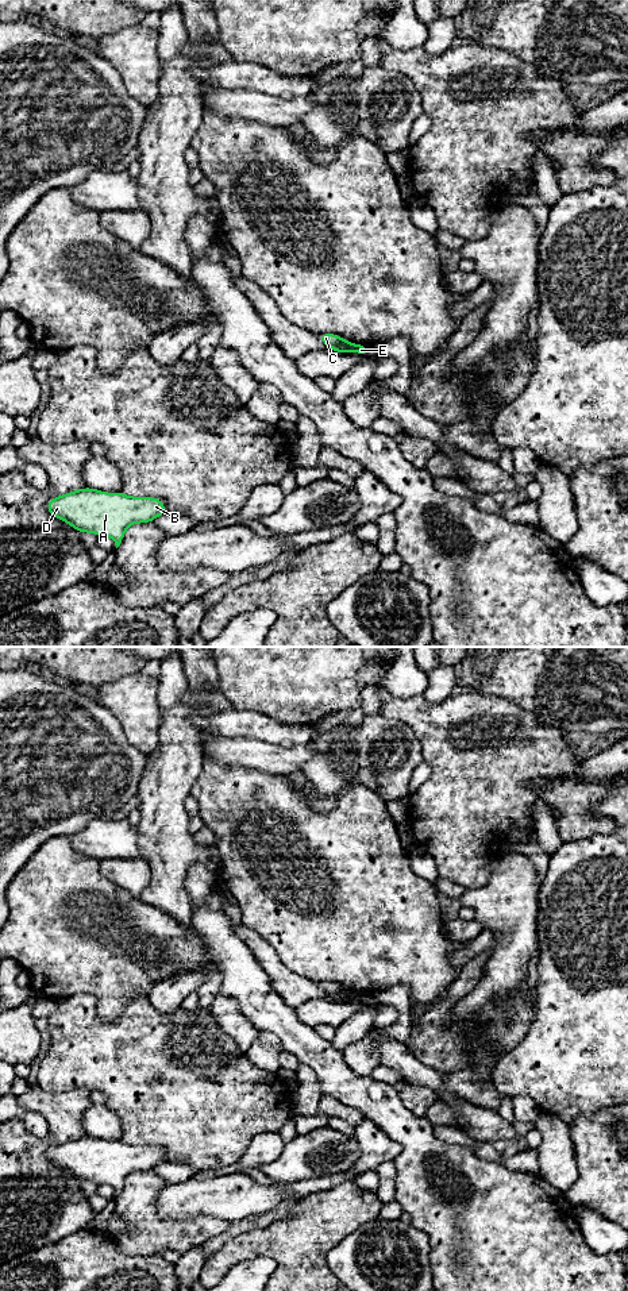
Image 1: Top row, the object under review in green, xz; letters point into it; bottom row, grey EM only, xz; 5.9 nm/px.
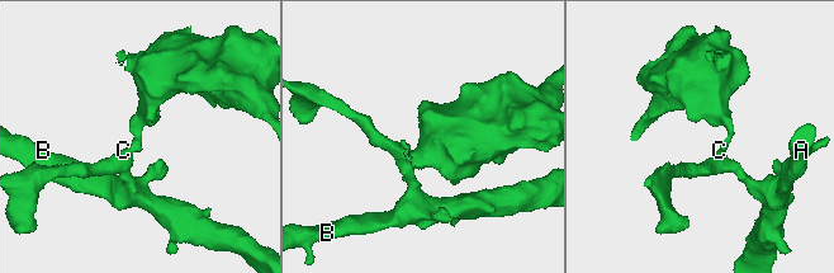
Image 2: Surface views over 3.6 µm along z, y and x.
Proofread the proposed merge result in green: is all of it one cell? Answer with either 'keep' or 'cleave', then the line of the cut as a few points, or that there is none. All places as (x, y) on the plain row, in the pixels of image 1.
cleave; cut in xz along (343, 990), (345, 999)

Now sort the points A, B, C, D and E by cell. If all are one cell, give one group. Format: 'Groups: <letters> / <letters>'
Groups: A B C D / E

